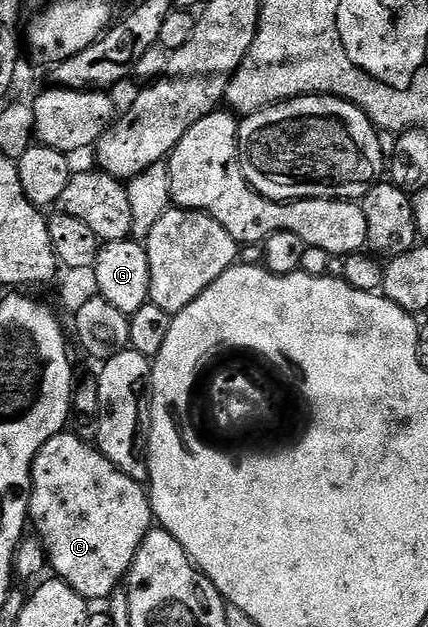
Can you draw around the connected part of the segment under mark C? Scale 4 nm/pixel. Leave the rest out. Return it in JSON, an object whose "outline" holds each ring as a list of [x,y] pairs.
{"outline":[[[72,431],[57,433],[52,439],[48,439],[48,443],[44,443],[44,447],[40,447],[40,451],[34,460],[34,466],[30,468],[30,478],[32,479],[32,487],[30,488],[29,520],[32,522],[32,529],[38,532],[35,533],[37,540],[42,542],[42,548],[46,551],[49,568],[51,570],[54,568],[53,576],[59,581],[68,583],[72,587],[72,591],[76,591],[81,597],[86,598],[87,602],[105,602],[112,596],[115,589],[119,588],[127,580],[132,563],[136,559],[136,551],[140,551],[140,543],[144,543],[144,539],[149,535],[152,526],[155,524],[147,486],[143,482],[124,475],[124,471],[117,469],[98,448],[85,442],[84,439],[78,438]]]}

